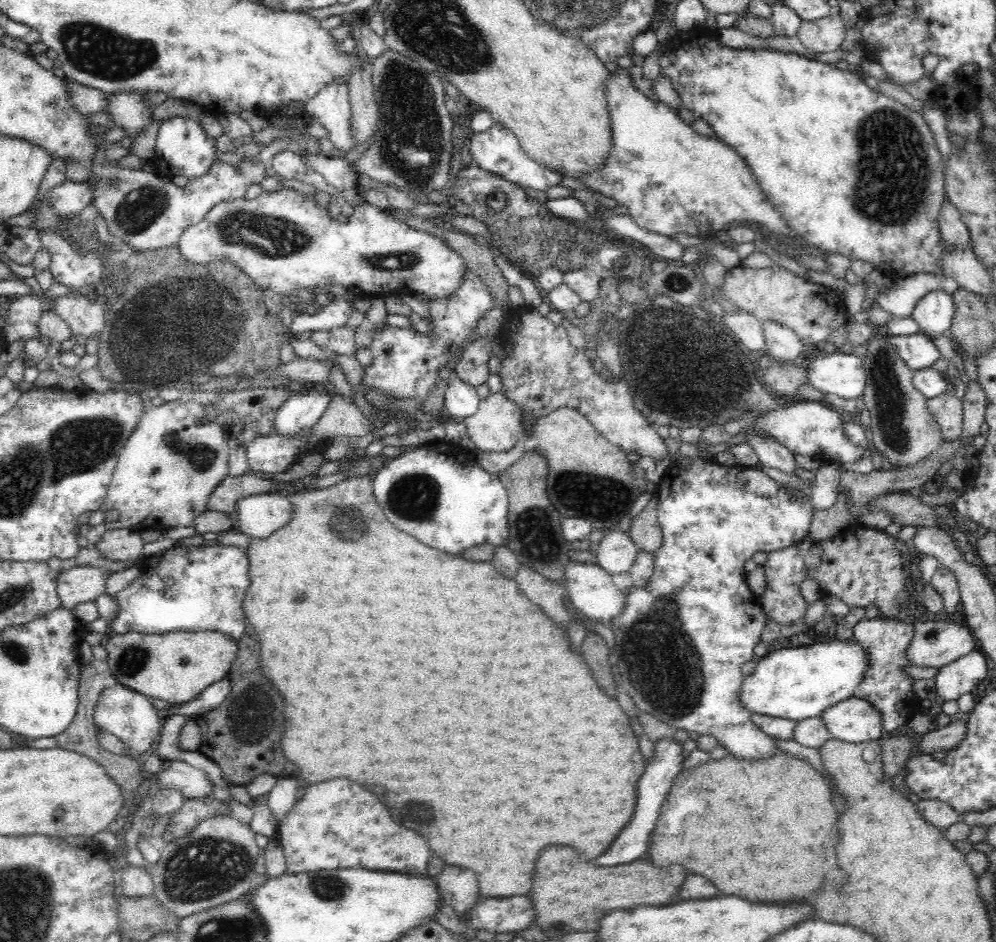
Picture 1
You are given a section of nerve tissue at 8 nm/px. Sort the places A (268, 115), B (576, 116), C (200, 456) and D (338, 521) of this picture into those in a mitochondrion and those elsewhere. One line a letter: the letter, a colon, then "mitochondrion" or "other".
A: other
B: other
C: mitochondrion
D: mitochondrion

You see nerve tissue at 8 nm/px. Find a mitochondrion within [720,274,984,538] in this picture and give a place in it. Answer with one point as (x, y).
(888, 395)

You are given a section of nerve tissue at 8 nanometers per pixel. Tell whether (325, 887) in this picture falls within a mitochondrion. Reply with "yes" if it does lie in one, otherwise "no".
yes

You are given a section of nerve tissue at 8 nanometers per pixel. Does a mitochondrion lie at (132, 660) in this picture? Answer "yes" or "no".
yes

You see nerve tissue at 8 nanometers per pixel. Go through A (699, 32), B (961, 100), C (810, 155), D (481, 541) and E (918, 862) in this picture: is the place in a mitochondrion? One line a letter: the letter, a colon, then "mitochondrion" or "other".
A: other
B: other
C: other
D: other
E: other

